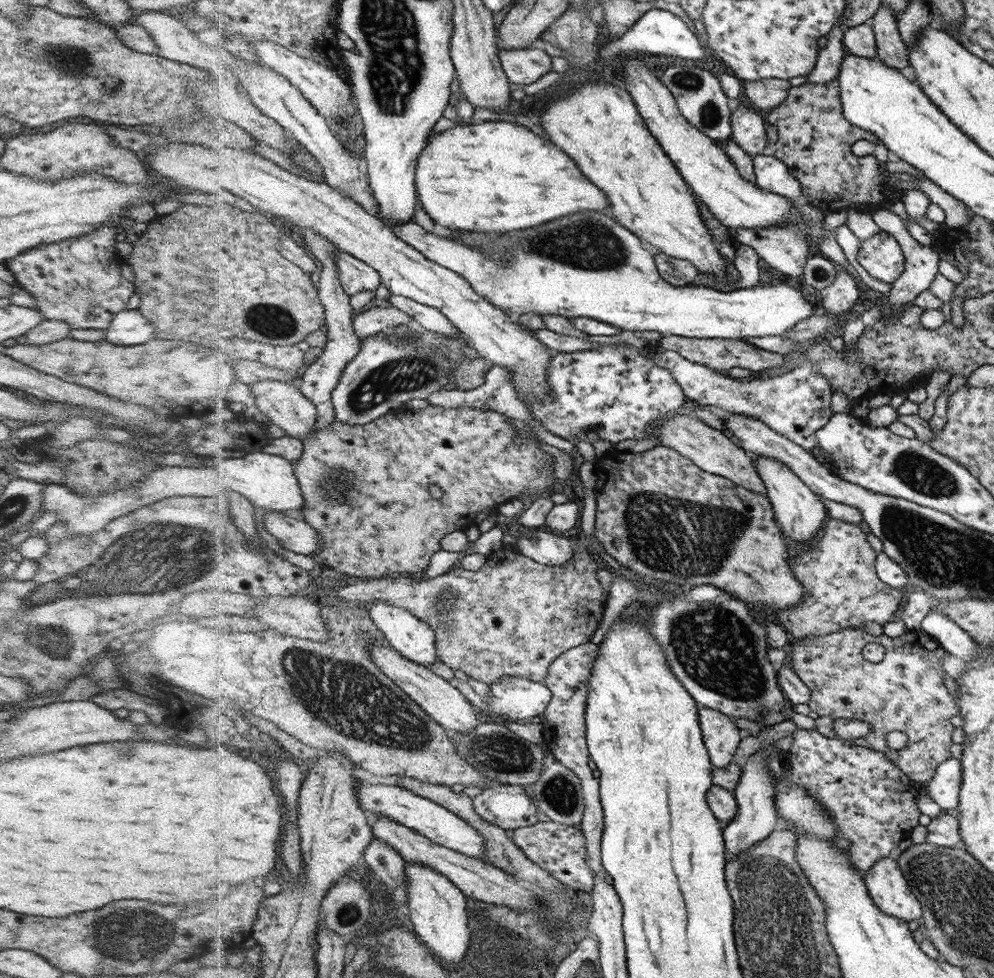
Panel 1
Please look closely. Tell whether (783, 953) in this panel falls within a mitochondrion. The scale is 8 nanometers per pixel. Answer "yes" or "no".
yes

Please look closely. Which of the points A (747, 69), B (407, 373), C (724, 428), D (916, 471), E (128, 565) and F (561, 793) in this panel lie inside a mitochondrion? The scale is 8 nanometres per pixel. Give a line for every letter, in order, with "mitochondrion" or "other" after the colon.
A: other
B: mitochondrion
C: other
D: mitochondrion
E: mitochondrion
F: mitochondrion

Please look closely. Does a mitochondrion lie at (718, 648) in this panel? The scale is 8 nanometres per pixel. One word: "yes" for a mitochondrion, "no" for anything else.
yes

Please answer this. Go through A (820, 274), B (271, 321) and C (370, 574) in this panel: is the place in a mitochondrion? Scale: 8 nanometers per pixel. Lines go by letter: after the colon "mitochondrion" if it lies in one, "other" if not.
A: mitochondrion
B: mitochondrion
C: other

